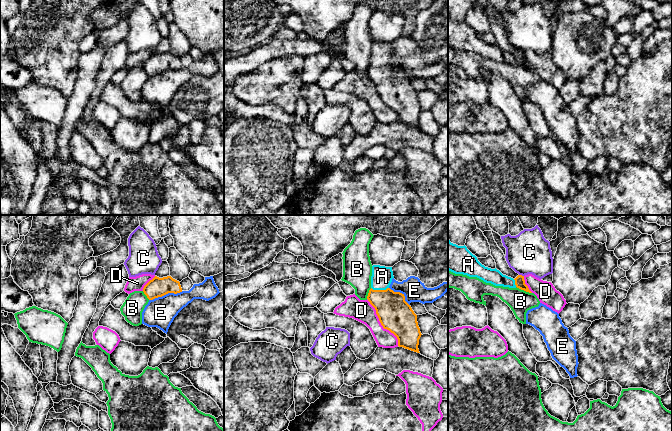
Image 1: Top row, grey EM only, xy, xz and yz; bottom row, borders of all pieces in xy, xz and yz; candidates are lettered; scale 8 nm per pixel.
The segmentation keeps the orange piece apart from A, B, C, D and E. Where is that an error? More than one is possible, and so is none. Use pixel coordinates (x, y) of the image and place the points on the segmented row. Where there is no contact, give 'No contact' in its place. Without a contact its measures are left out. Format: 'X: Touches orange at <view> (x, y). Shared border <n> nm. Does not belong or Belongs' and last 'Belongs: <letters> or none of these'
A: Touches orange at xz (380, 290). Shared border 140 nm. Belongs
B: Touches orange at yz (524, 290). Shared border 140 nm. Does not belong
C: Touches orange at yz (521, 275). Shared border 40 nm. Does not belong
D: Touches orange at xz (380, 322). Shared border 460 nm. Does not belong
E: Touches orange at xy (165, 294). Shared border 280 nm. Does not belong
Belongs: A

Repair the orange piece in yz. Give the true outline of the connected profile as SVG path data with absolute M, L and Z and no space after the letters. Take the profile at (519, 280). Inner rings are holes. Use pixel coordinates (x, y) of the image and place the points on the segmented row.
M448 236L448 270L455 274L463 274L469 277L477 277L486 283L495 286L519 288L532 293L525 284L524 276L518 275L515 279L503 275L499 270L482 265L477 257L467 247L458 246L449 240Z

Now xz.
M373 265L367 299L375 308L383 328L397 337L398 346L420 353L418 345L422 334L417 315L405 301L404 294L389 288L393 278L392 267Z

